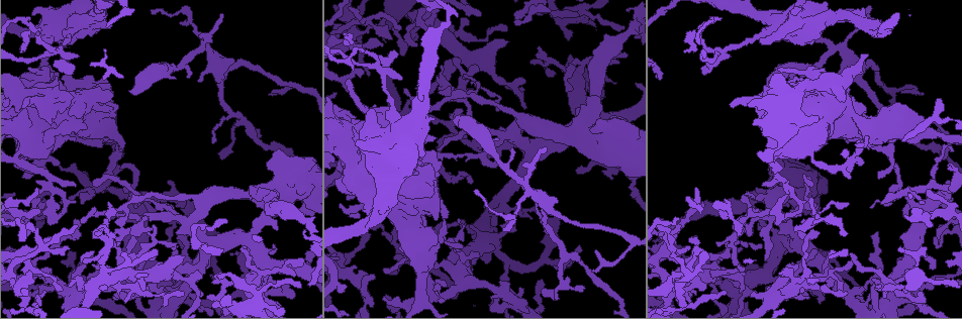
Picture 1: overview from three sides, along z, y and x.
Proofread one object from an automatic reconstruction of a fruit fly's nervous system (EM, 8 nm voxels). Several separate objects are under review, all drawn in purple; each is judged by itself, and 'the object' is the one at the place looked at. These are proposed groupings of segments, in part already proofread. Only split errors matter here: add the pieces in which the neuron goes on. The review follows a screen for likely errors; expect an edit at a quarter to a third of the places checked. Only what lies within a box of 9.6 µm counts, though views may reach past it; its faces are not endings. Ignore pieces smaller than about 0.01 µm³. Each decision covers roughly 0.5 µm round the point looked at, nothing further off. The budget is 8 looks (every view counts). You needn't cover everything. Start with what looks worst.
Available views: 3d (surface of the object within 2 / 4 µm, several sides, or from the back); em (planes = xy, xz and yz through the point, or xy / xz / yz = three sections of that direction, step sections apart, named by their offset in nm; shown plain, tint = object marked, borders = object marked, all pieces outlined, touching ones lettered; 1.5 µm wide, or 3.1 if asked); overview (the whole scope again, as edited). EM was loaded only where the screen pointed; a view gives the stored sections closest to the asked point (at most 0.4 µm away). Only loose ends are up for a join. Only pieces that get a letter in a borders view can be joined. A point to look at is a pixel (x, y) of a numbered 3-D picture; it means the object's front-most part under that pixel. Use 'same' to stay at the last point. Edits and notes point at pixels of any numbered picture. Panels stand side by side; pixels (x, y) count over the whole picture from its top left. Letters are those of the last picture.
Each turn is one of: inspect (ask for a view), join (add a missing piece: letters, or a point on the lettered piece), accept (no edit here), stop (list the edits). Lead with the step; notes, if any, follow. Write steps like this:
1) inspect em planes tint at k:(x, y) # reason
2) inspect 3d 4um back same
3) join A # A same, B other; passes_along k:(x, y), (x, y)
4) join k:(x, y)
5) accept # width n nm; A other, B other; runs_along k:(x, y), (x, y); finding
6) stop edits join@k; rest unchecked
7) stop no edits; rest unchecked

inspect 3d 4um at 1:(680, 225)

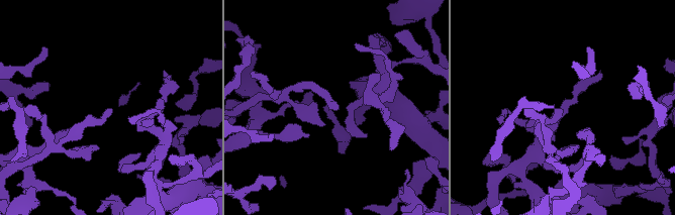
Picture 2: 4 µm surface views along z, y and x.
inspect em yz step 4 borders at 2:(112, 111)

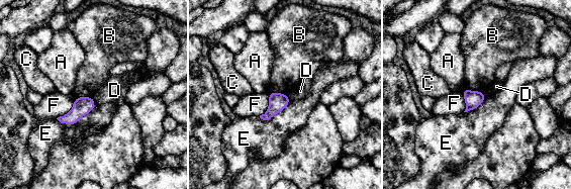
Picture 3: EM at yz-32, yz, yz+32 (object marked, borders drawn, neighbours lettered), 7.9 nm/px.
accept # A other, B other, C other, D other, E other, F other; border 3:(75, 97), (72, 108), (57, 118); none of them fits

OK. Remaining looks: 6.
inspect em xy step 4 tint at 1:(76, 185)

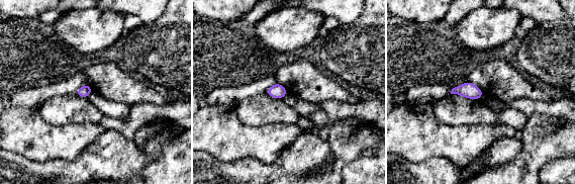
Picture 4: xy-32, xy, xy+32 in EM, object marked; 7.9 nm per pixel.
inspect em planes borders same # another direction

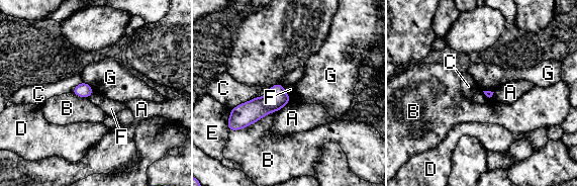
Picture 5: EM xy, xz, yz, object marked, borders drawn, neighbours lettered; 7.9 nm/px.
accept # A other, B other, C other, D other, E other, F other, G other; border 5:(283, 85), (289, 96); no lettered piece goes on from it

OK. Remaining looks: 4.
inspect 3d 2um back at 1:(846, 205) # tapers out

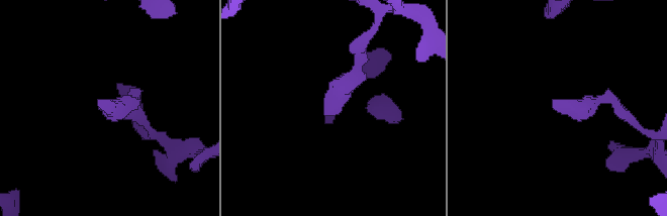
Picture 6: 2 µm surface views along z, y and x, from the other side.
inspect em yz step 8 borders at 6:(554, 101)

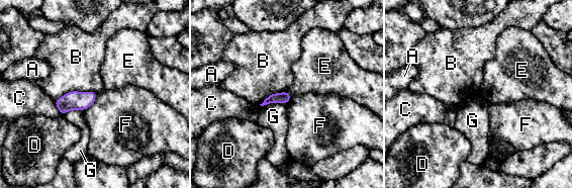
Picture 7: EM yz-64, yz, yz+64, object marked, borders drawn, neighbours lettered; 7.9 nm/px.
accept # A other, B other, C other, D other, E other, F other, G other; border 7:(287, 90), (291, 97); none of them fits

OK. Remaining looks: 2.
stop no edits; rest unchecked

